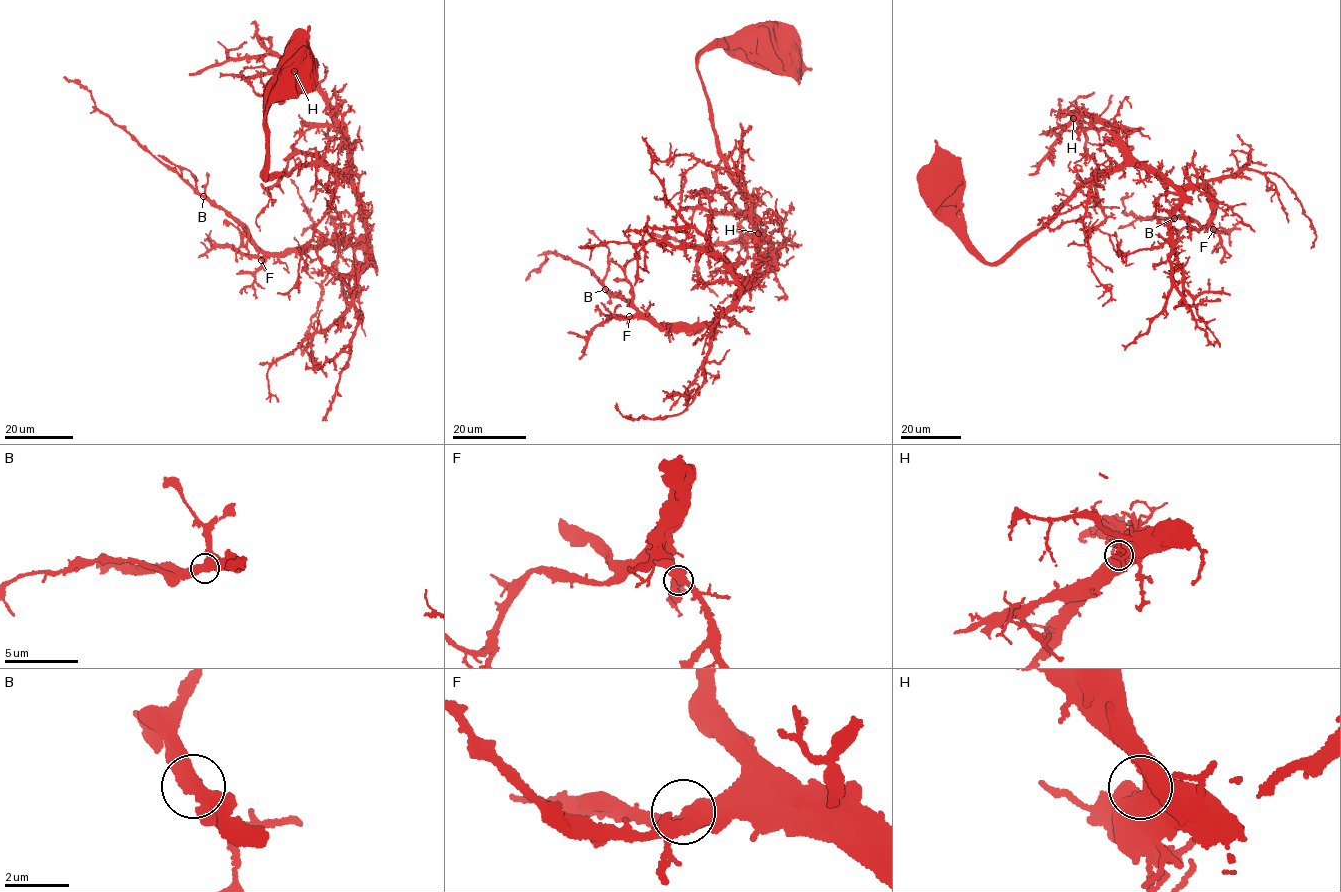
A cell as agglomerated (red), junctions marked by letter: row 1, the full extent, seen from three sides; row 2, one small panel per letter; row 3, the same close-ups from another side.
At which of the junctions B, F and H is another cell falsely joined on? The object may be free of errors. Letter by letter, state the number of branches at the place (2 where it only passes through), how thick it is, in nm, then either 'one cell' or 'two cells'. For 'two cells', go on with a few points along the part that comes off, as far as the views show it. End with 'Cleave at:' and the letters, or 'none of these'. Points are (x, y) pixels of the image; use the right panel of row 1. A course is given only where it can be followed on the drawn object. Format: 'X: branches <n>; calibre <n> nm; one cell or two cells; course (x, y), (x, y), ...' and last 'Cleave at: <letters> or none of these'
B: branches 2; calibre 480 nm; one cell
F: branches 2; calibre 600 nm; one cell
H: branches 2; calibre 600 nm; one cell
Cleave at: none of these

